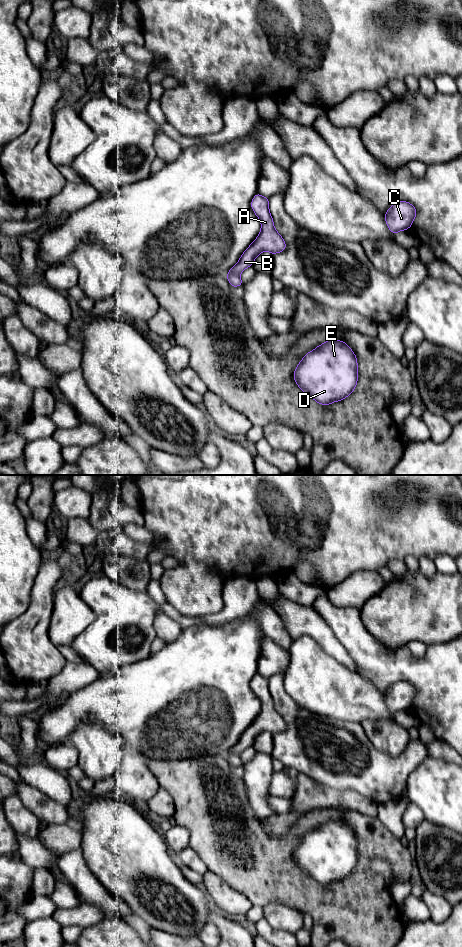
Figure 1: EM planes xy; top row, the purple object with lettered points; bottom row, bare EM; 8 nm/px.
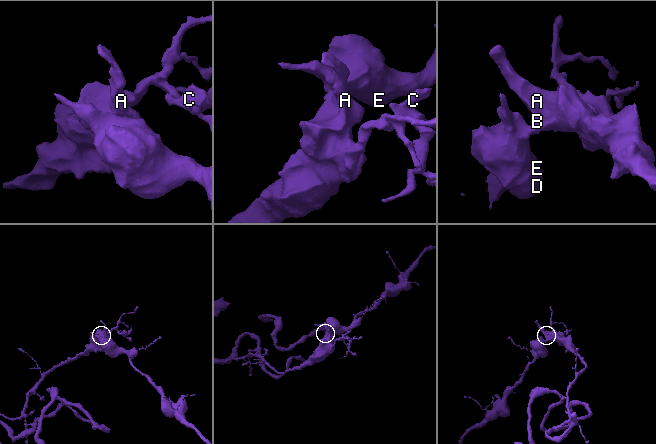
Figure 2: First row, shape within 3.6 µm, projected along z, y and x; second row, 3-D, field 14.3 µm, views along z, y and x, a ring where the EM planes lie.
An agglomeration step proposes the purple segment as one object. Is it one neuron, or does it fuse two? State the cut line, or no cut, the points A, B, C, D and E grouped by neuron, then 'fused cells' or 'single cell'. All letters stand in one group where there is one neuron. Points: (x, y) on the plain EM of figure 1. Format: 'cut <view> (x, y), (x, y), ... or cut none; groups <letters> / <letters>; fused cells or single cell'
cut xy (239, 753), (228, 753), (226, 755); groups A B C / D E; fused cells

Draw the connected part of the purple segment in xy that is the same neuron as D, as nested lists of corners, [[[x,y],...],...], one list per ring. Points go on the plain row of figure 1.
[[[328,820],[308,832],[294,851],[298,867],[318,884],[342,881],[355,869],[357,837],[348,824]]]

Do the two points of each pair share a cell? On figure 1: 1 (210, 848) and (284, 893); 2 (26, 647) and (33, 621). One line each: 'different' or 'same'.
1: same
2: same

